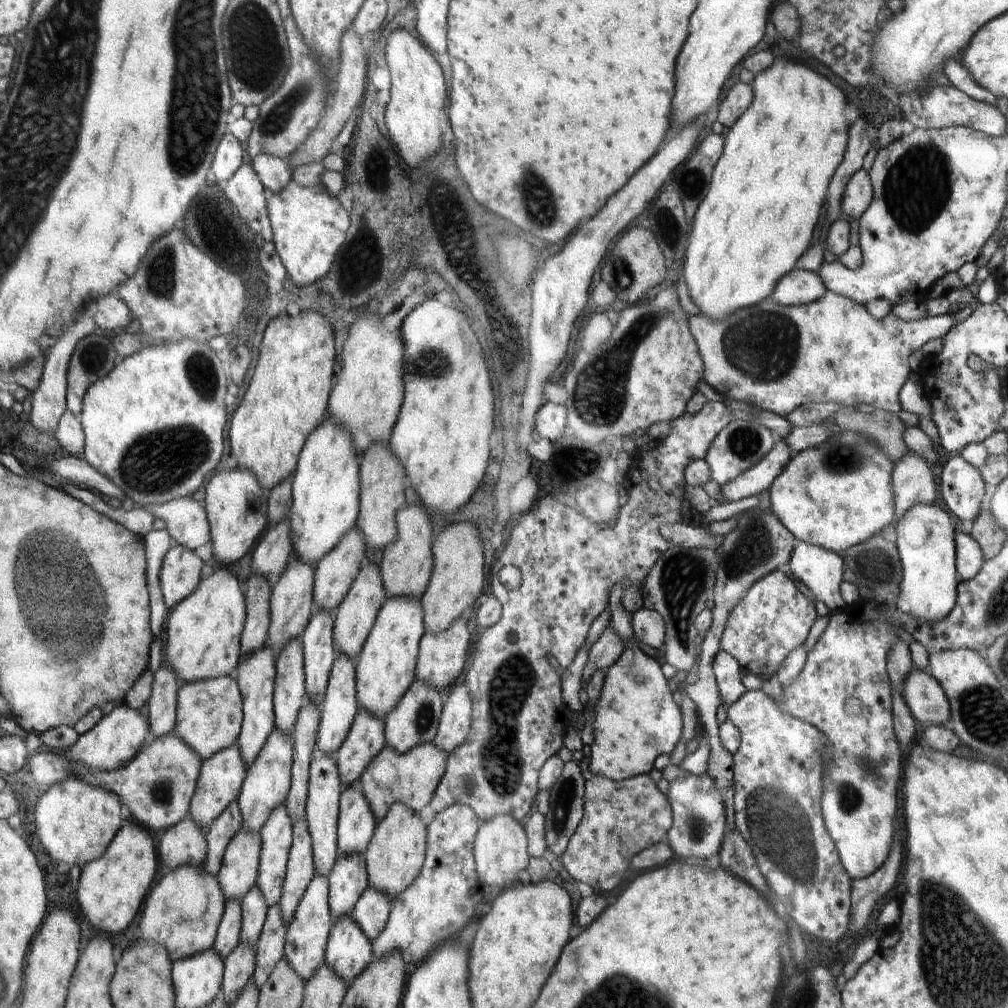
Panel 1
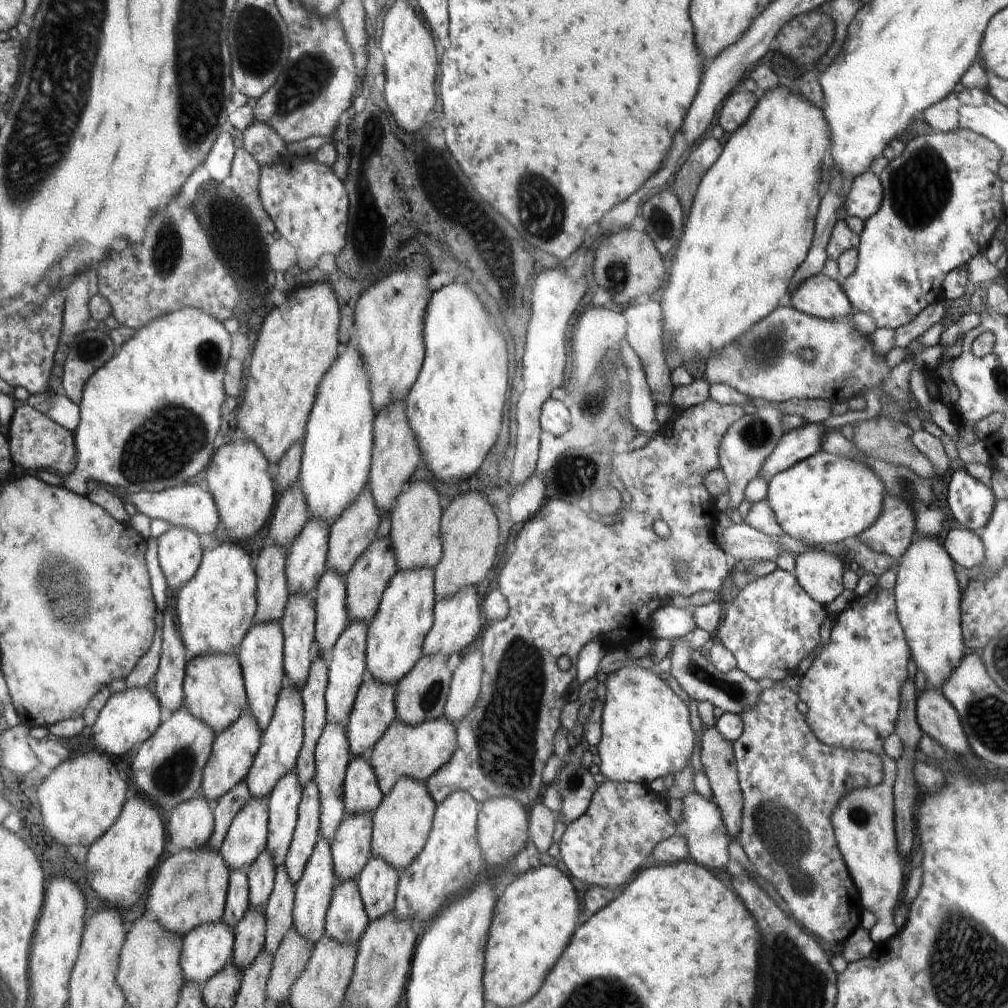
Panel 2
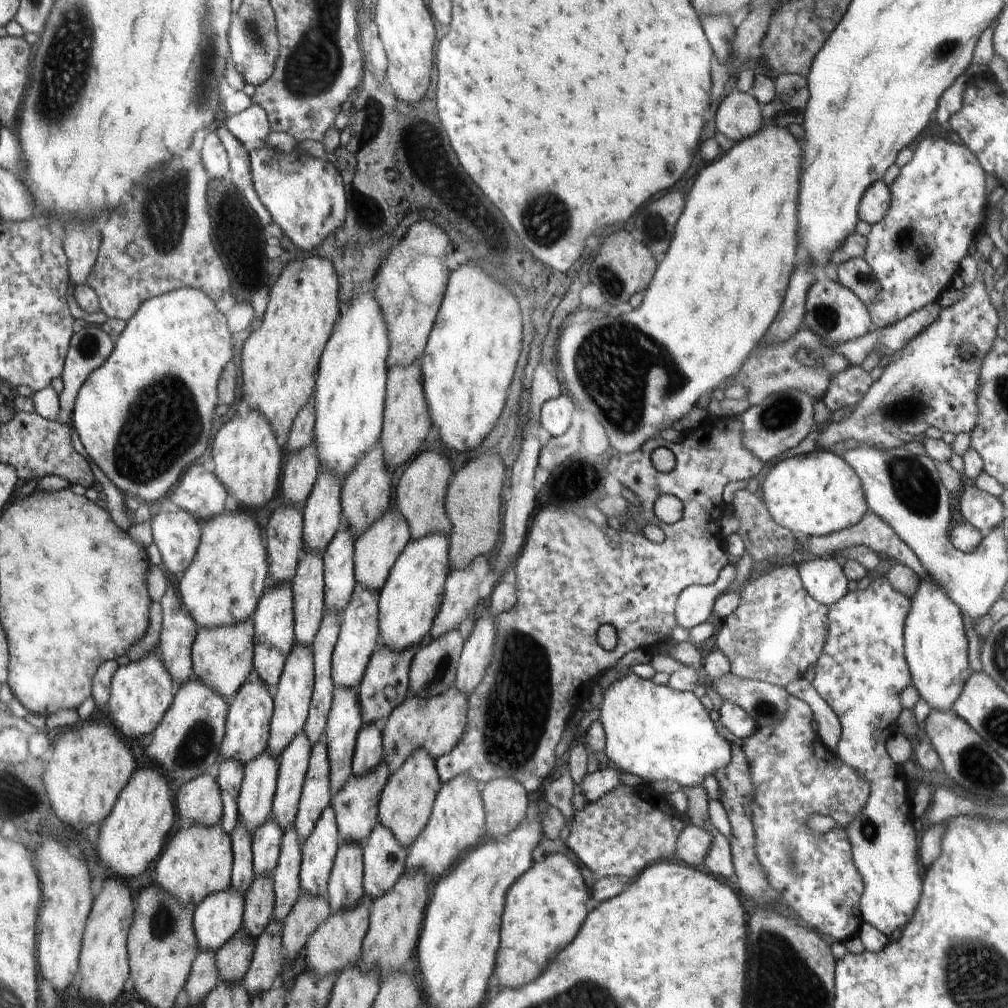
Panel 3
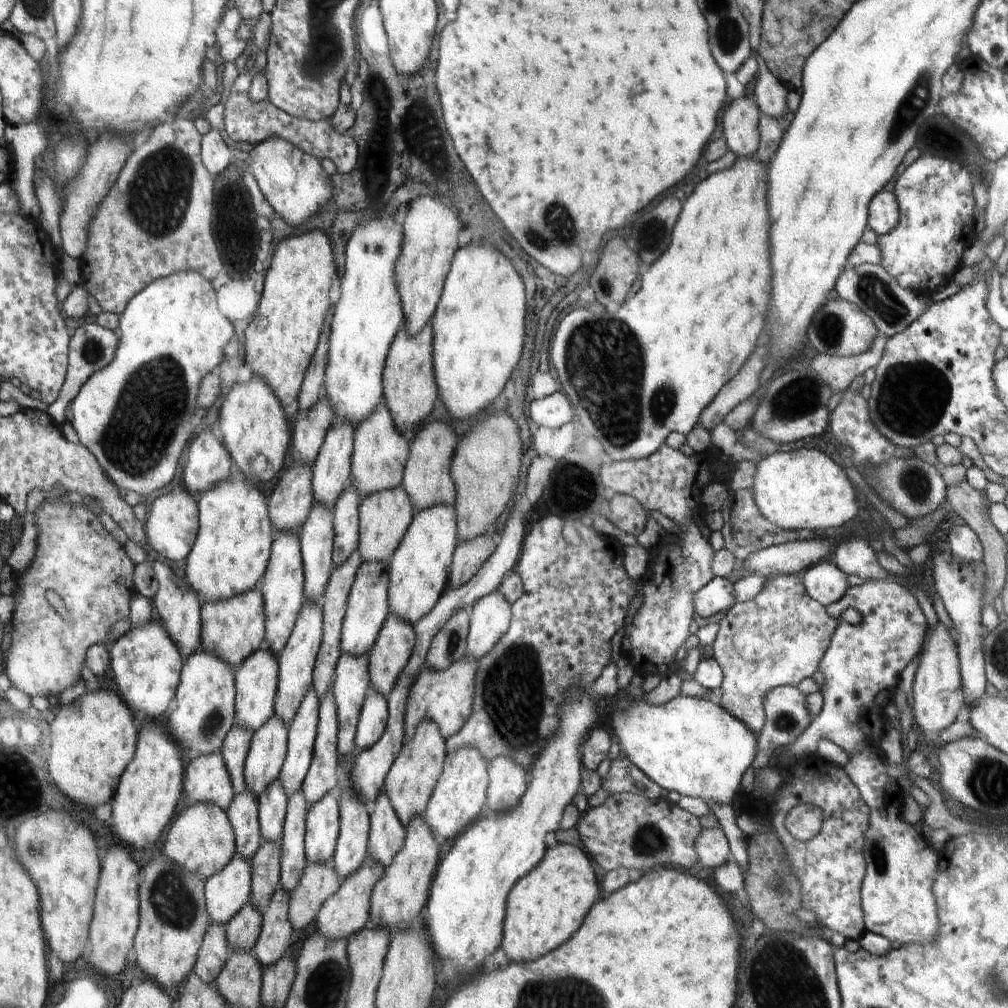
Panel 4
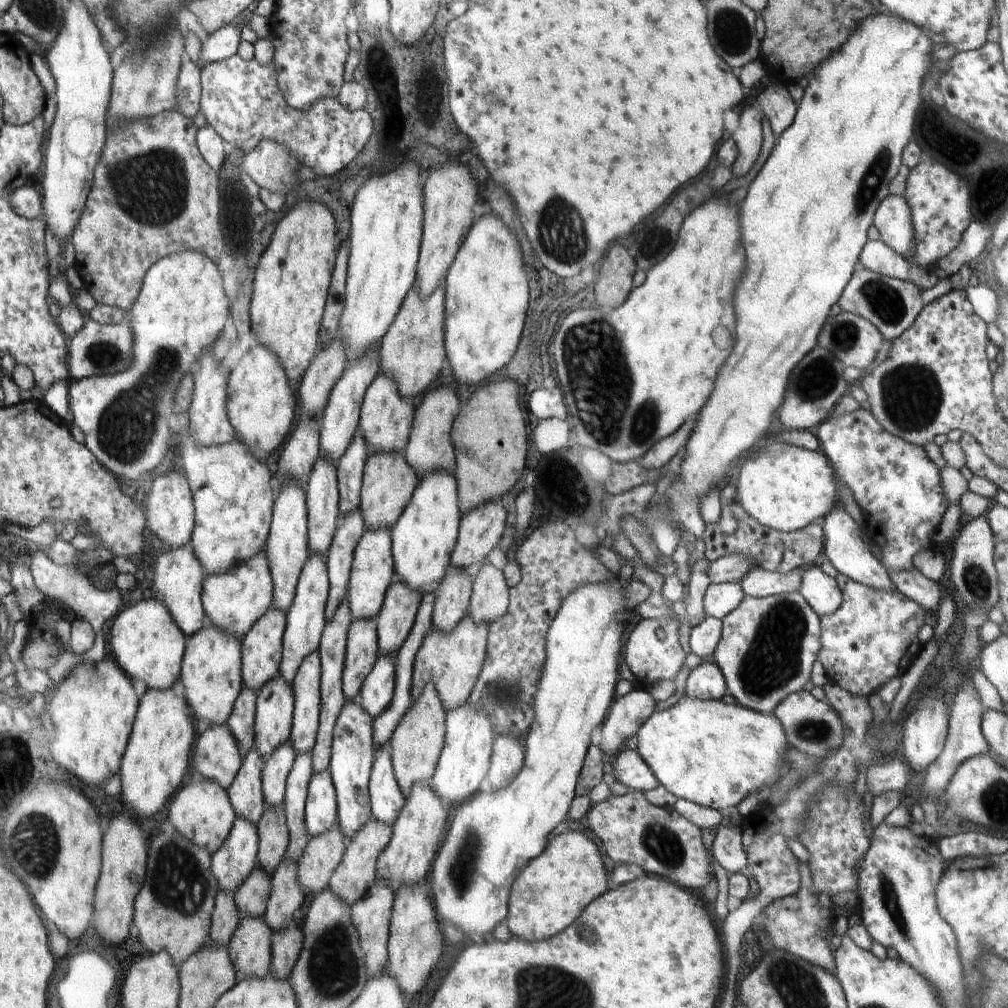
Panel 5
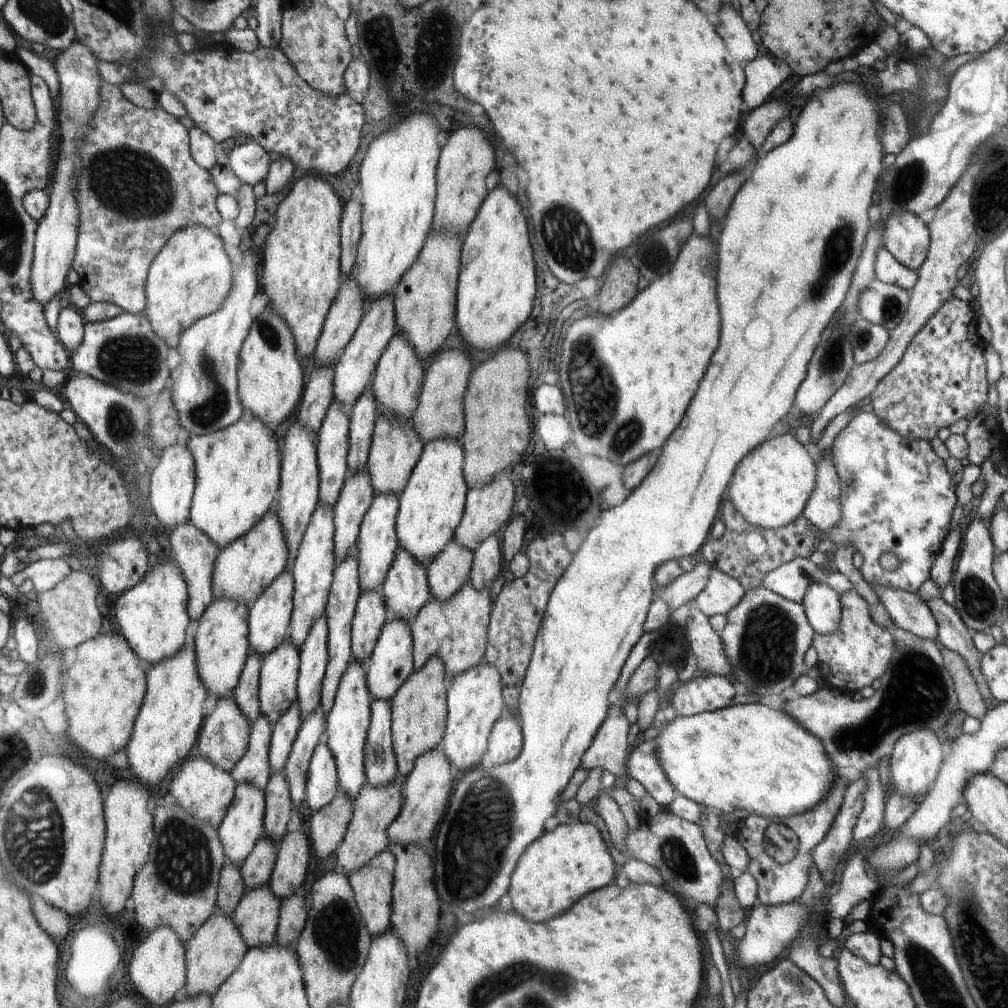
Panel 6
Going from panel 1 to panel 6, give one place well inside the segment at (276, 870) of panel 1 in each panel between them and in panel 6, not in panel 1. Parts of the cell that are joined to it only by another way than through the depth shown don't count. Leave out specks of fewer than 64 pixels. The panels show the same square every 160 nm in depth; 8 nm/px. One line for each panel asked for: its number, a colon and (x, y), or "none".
2: (283, 802)
3: (293, 764)
4: (301, 739)
5: (306, 688)
6: (314, 653)

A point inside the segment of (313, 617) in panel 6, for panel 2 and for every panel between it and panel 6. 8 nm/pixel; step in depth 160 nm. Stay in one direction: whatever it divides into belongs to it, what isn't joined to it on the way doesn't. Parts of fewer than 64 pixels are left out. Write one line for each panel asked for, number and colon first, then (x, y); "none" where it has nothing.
2: (281, 743)
3: (292, 700)
4: (296, 663)
5: (306, 621)

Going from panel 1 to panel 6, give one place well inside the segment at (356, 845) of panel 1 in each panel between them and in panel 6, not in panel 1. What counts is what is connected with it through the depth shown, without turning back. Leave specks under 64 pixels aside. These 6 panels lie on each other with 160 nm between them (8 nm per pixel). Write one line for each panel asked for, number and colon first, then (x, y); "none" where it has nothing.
2: (361, 793)
3: (368, 754)
4: (371, 726)
5: (378, 689)
6: (392, 662)

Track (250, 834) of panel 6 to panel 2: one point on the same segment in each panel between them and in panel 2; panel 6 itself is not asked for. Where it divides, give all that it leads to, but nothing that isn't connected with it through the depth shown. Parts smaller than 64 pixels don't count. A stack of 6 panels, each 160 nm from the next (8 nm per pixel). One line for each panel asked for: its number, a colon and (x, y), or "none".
2: (207, 950)
3: (216, 920)
4: (227, 892)
5: (233, 863)

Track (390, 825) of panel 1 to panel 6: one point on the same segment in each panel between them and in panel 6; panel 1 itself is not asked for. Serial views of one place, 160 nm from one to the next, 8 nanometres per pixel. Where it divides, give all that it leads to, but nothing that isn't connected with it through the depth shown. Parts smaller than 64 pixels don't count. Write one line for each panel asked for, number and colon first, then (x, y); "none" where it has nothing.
2: (402, 823)
3: (406, 803)
4: (411, 780)
5: (417, 744)
6: (419, 710)

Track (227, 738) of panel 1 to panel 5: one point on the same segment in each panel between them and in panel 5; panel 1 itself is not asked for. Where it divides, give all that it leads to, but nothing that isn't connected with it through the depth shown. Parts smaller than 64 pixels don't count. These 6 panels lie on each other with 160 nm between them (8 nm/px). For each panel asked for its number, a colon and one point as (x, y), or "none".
2: (214, 687)
3: (223, 657)
4: (233, 630)
5: (234, 601)

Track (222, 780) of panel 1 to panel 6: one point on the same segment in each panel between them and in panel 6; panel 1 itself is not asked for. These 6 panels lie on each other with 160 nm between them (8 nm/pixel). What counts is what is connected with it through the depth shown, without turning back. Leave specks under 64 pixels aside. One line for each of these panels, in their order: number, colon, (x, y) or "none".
2: (234, 750)
3: (248, 723)
4: (256, 681)
5: (262, 648)
6: (270, 616)

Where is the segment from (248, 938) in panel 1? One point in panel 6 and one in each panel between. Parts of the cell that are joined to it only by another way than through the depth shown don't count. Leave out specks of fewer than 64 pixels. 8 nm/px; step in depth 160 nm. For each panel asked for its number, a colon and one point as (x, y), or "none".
2: (261, 875)
3: (266, 841)
4: (272, 804)
5: (275, 771)
6: (285, 729)

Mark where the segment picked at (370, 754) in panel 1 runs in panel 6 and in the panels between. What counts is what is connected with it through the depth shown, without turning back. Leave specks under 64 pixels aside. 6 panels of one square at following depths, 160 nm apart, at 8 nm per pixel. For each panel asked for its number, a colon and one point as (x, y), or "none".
2: (374, 710)
3: (386, 685)
4: (389, 656)
5: (394, 623)
6: (406, 590)

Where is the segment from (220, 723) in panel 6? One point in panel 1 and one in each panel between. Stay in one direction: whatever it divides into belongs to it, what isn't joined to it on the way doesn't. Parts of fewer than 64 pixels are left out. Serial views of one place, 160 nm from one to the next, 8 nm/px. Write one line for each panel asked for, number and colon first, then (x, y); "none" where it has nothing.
1: (184, 844)
2: (190, 825)
3: (200, 802)
4: (208, 780)
5: (217, 757)

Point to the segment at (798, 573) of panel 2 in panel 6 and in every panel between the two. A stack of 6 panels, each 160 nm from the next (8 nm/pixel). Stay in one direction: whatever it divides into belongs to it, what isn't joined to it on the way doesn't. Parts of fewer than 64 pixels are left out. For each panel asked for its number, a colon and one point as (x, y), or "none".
3: (824, 579)
4: (824, 581)
5: (822, 592)
6: (822, 605)

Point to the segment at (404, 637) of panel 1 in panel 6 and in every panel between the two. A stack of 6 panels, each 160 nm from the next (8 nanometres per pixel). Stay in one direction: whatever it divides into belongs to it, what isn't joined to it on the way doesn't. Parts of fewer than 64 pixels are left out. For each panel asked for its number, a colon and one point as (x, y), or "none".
2: (395, 637)
3: (409, 602)
4: (419, 570)
5: (423, 540)
6: (431, 506)

